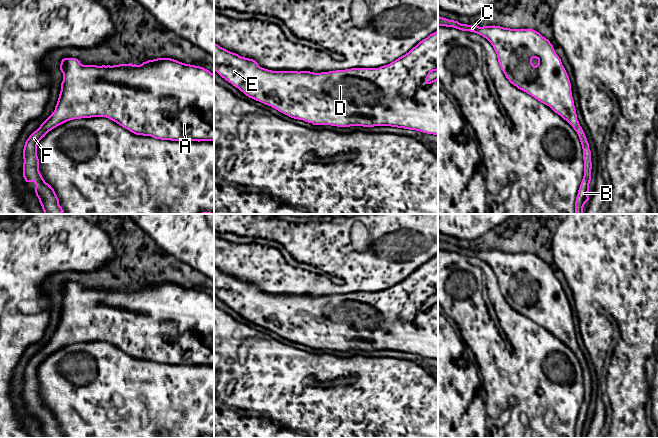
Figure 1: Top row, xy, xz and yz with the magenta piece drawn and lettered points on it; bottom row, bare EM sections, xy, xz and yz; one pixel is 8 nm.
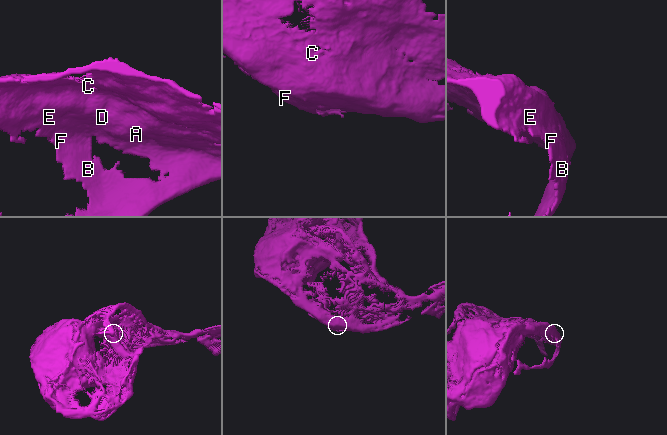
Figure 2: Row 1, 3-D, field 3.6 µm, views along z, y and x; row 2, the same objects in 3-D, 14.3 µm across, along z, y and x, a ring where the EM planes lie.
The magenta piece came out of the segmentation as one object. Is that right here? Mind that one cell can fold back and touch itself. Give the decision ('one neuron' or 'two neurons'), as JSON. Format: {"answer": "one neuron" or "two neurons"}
{"answer": "one neuron"}

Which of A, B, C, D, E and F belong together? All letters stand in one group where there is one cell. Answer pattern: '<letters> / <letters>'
A B C D E F

